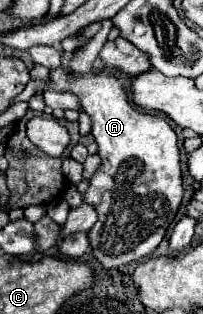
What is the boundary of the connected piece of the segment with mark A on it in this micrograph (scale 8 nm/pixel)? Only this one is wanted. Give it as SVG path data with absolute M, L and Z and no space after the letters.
M58 67L50 71L48 81L30 79L26 89L16 97L16 101L28 101L36 93L44 91L68 91L76 95L80 99L80 105L92 119L92 135L98 143L98 153L102 157L102 165L96 171L96 175L90 179L88 193L84 193L84 201L92 203L98 211L98 221L90 229L90 245L94 257L100 261L102 267L114 269L152 255L154 249L164 239L168 225L174 223L184 197L178 135L164 117L140 113L140 109L136 109L136 105L130 101L128 91L124 89L124 85L120 83L120 79L112 69L102 69L98 73L96 71L72 73L66 67Z

